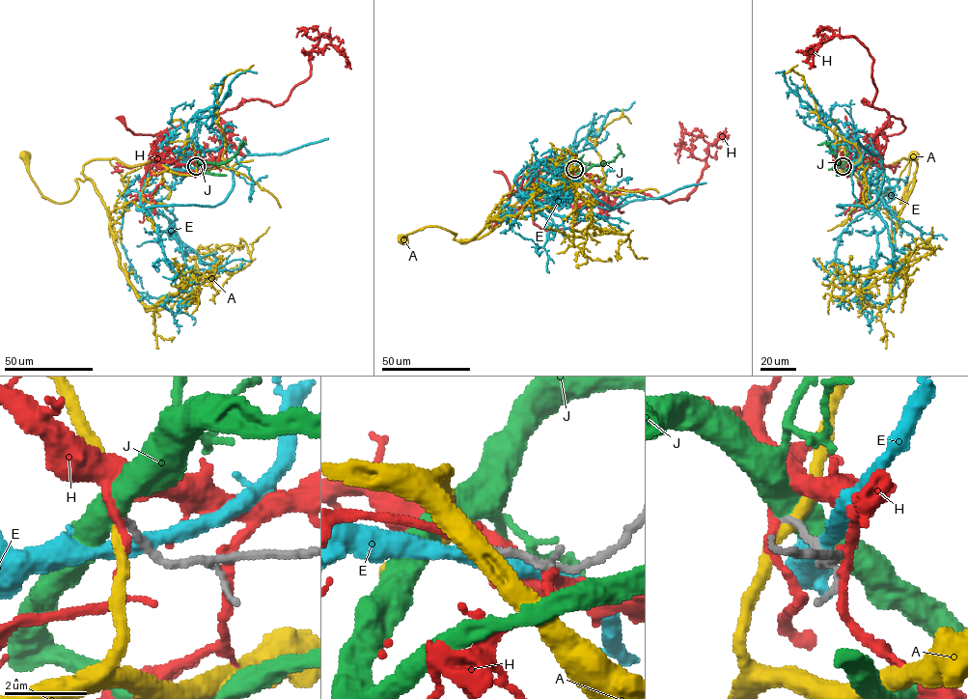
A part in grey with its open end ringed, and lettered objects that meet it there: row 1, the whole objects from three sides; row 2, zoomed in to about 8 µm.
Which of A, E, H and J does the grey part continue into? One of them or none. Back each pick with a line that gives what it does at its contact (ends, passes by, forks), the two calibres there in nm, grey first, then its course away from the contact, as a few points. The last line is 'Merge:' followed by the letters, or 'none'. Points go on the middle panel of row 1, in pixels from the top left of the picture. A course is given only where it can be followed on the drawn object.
Merge: none

